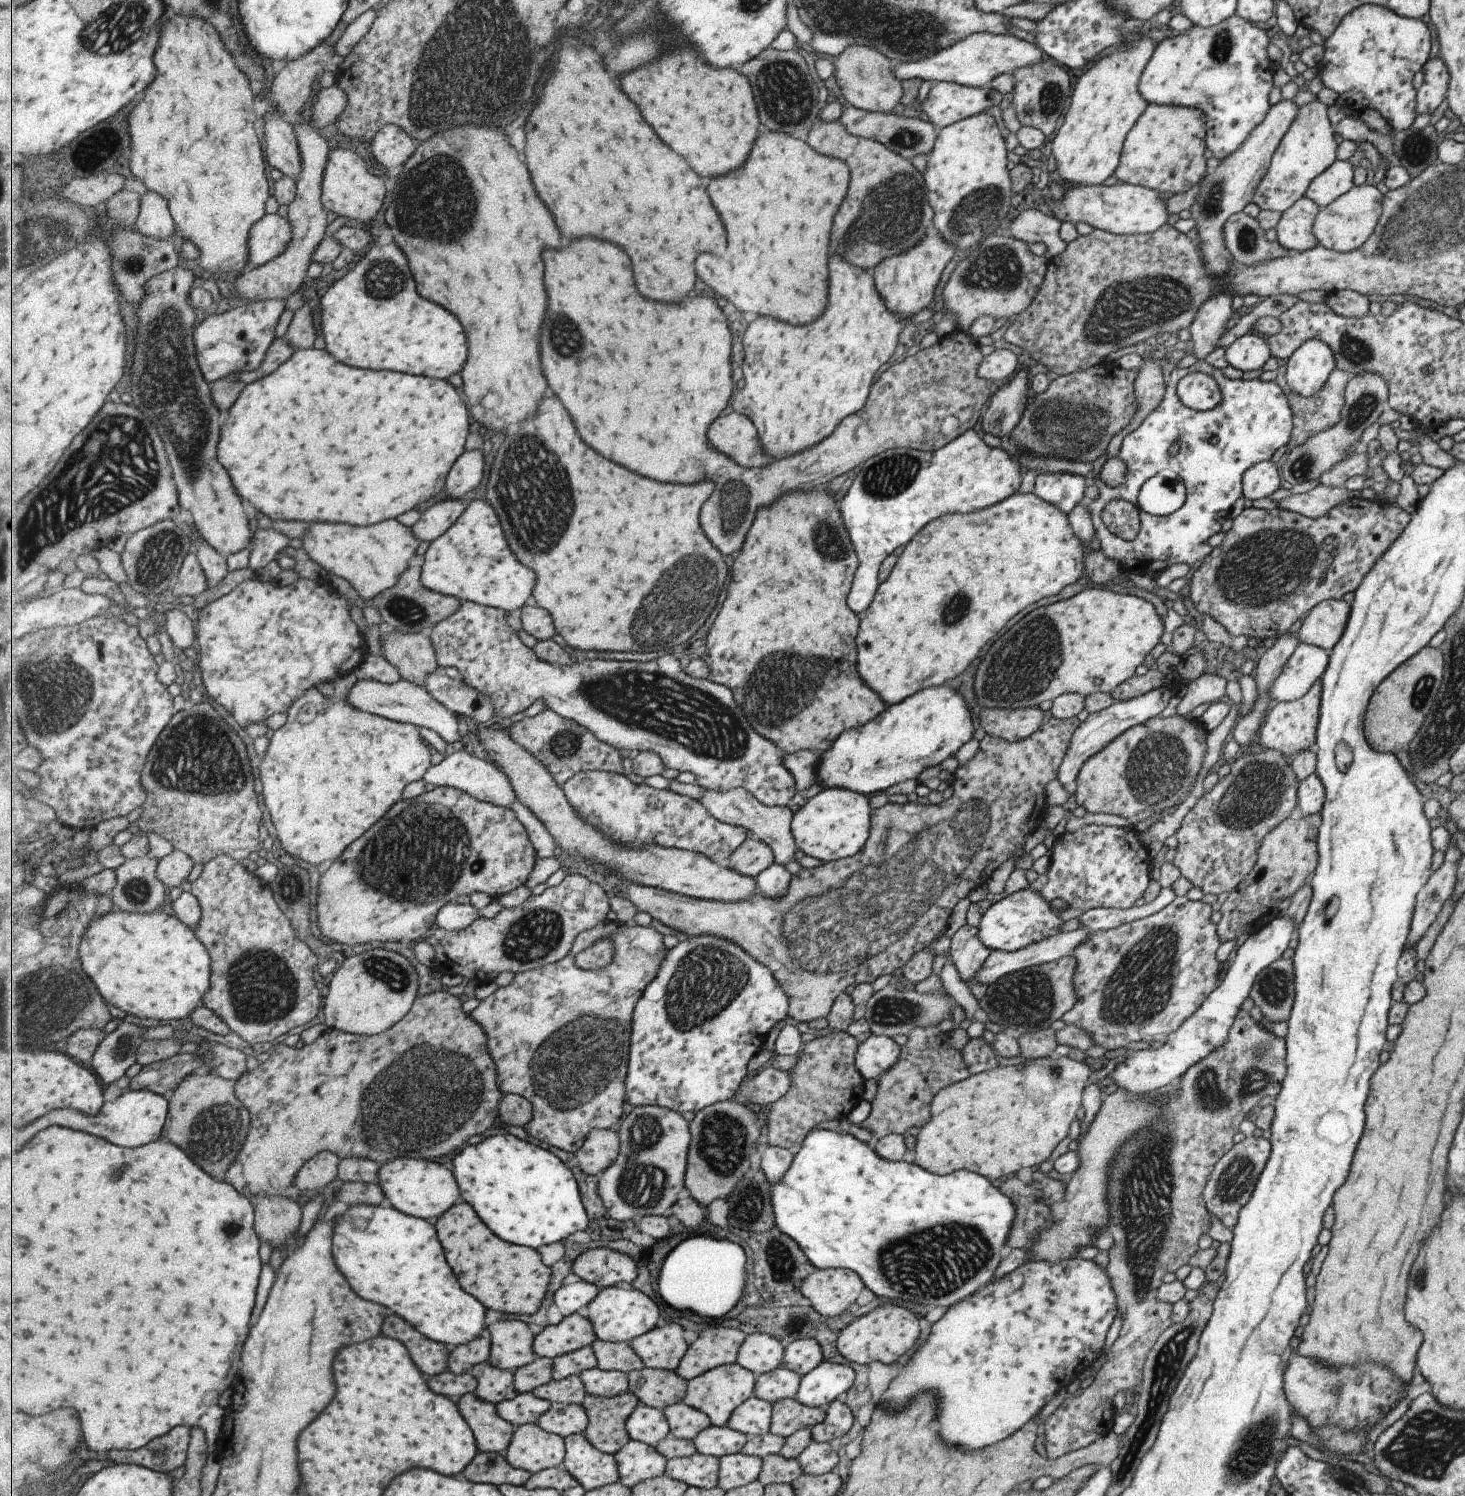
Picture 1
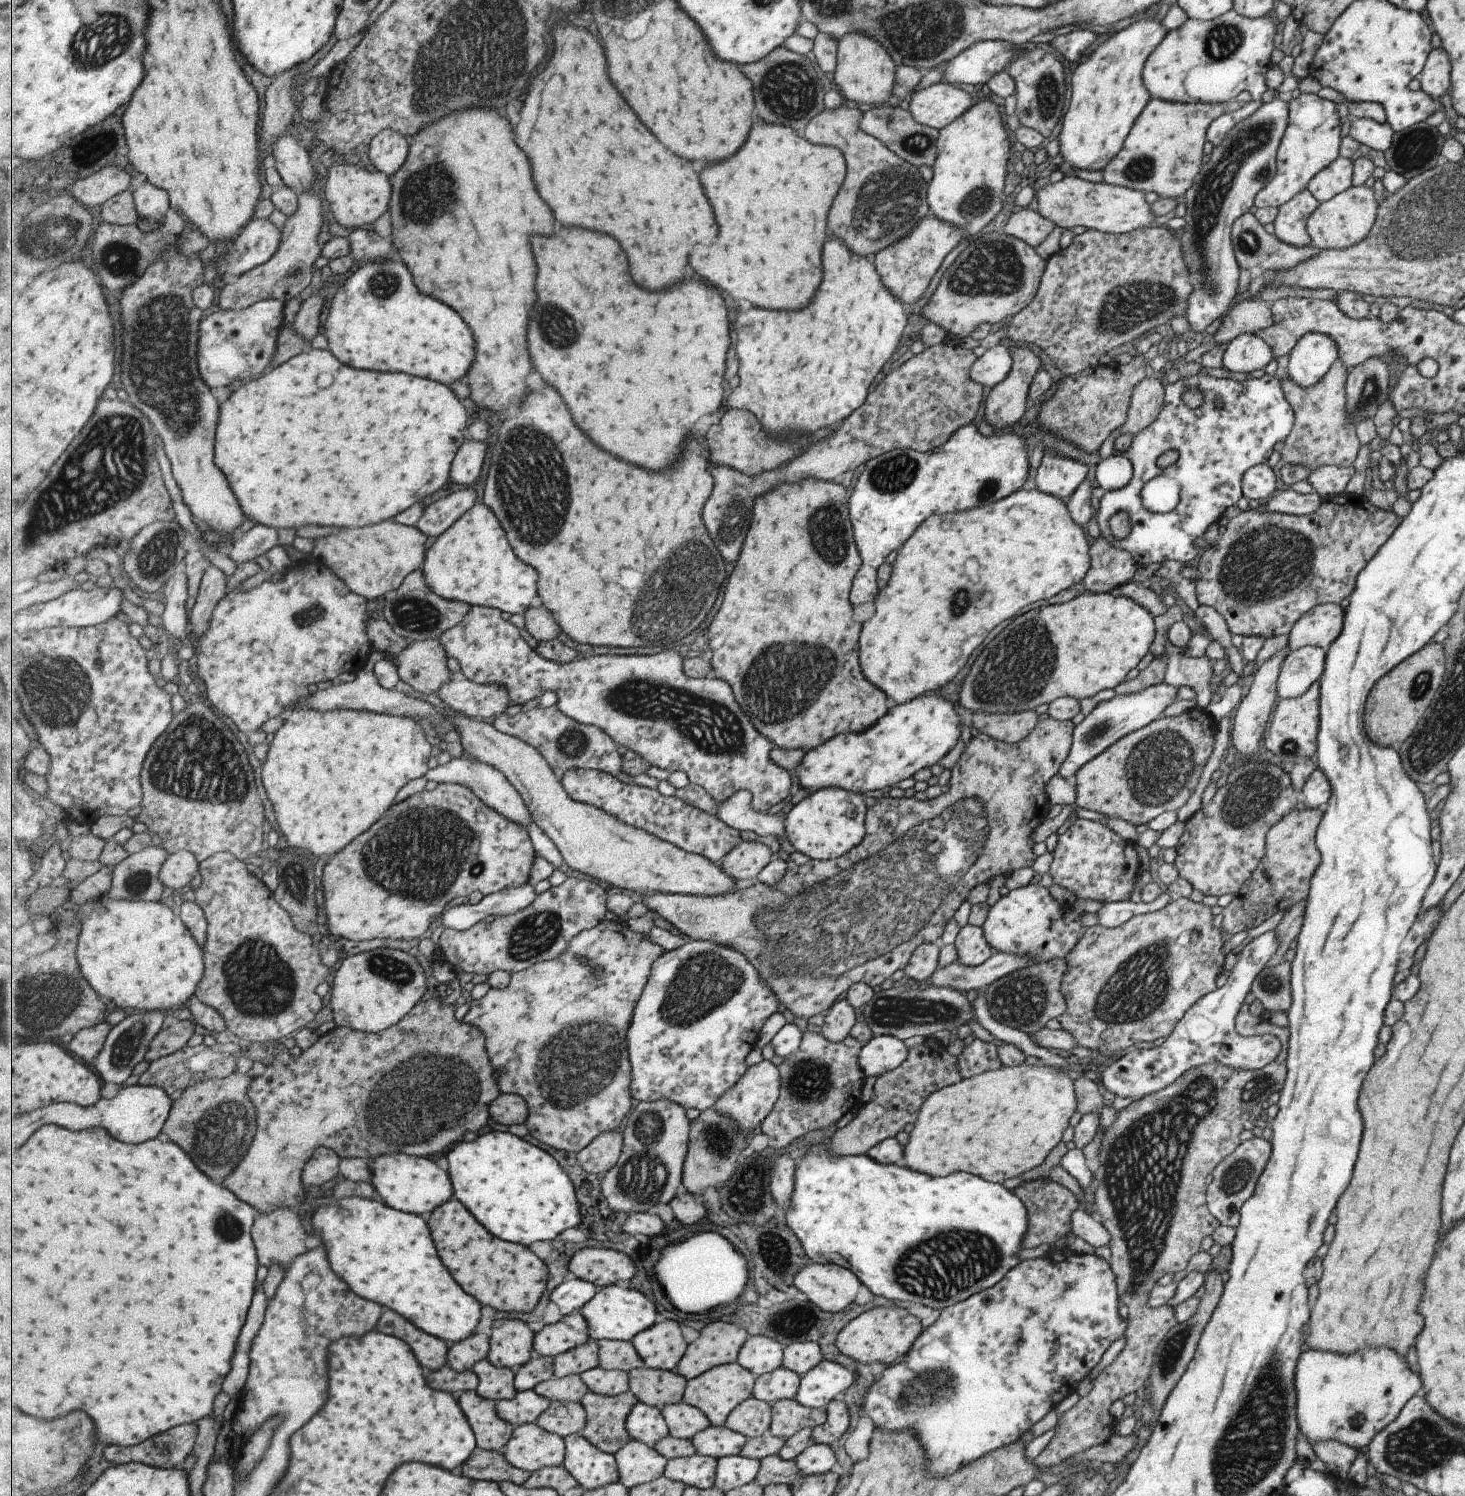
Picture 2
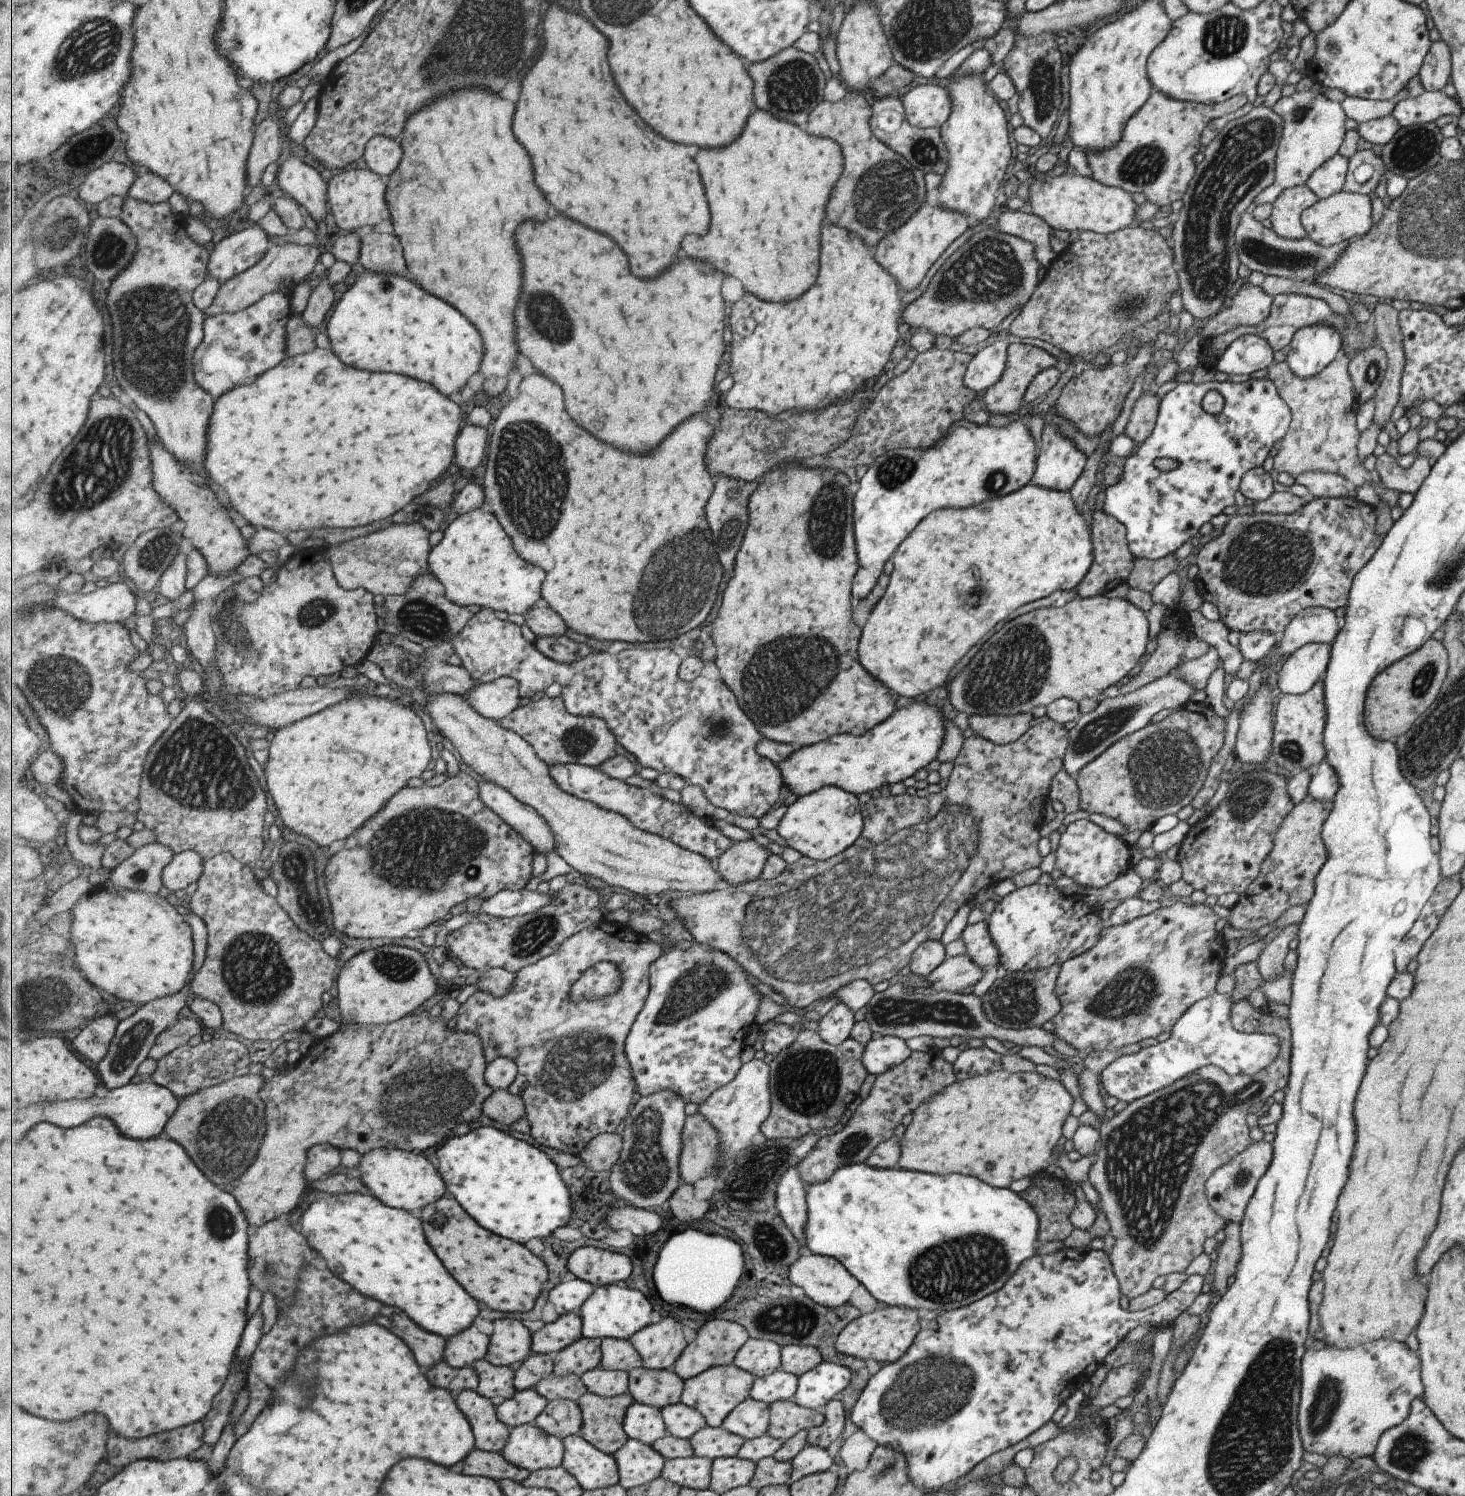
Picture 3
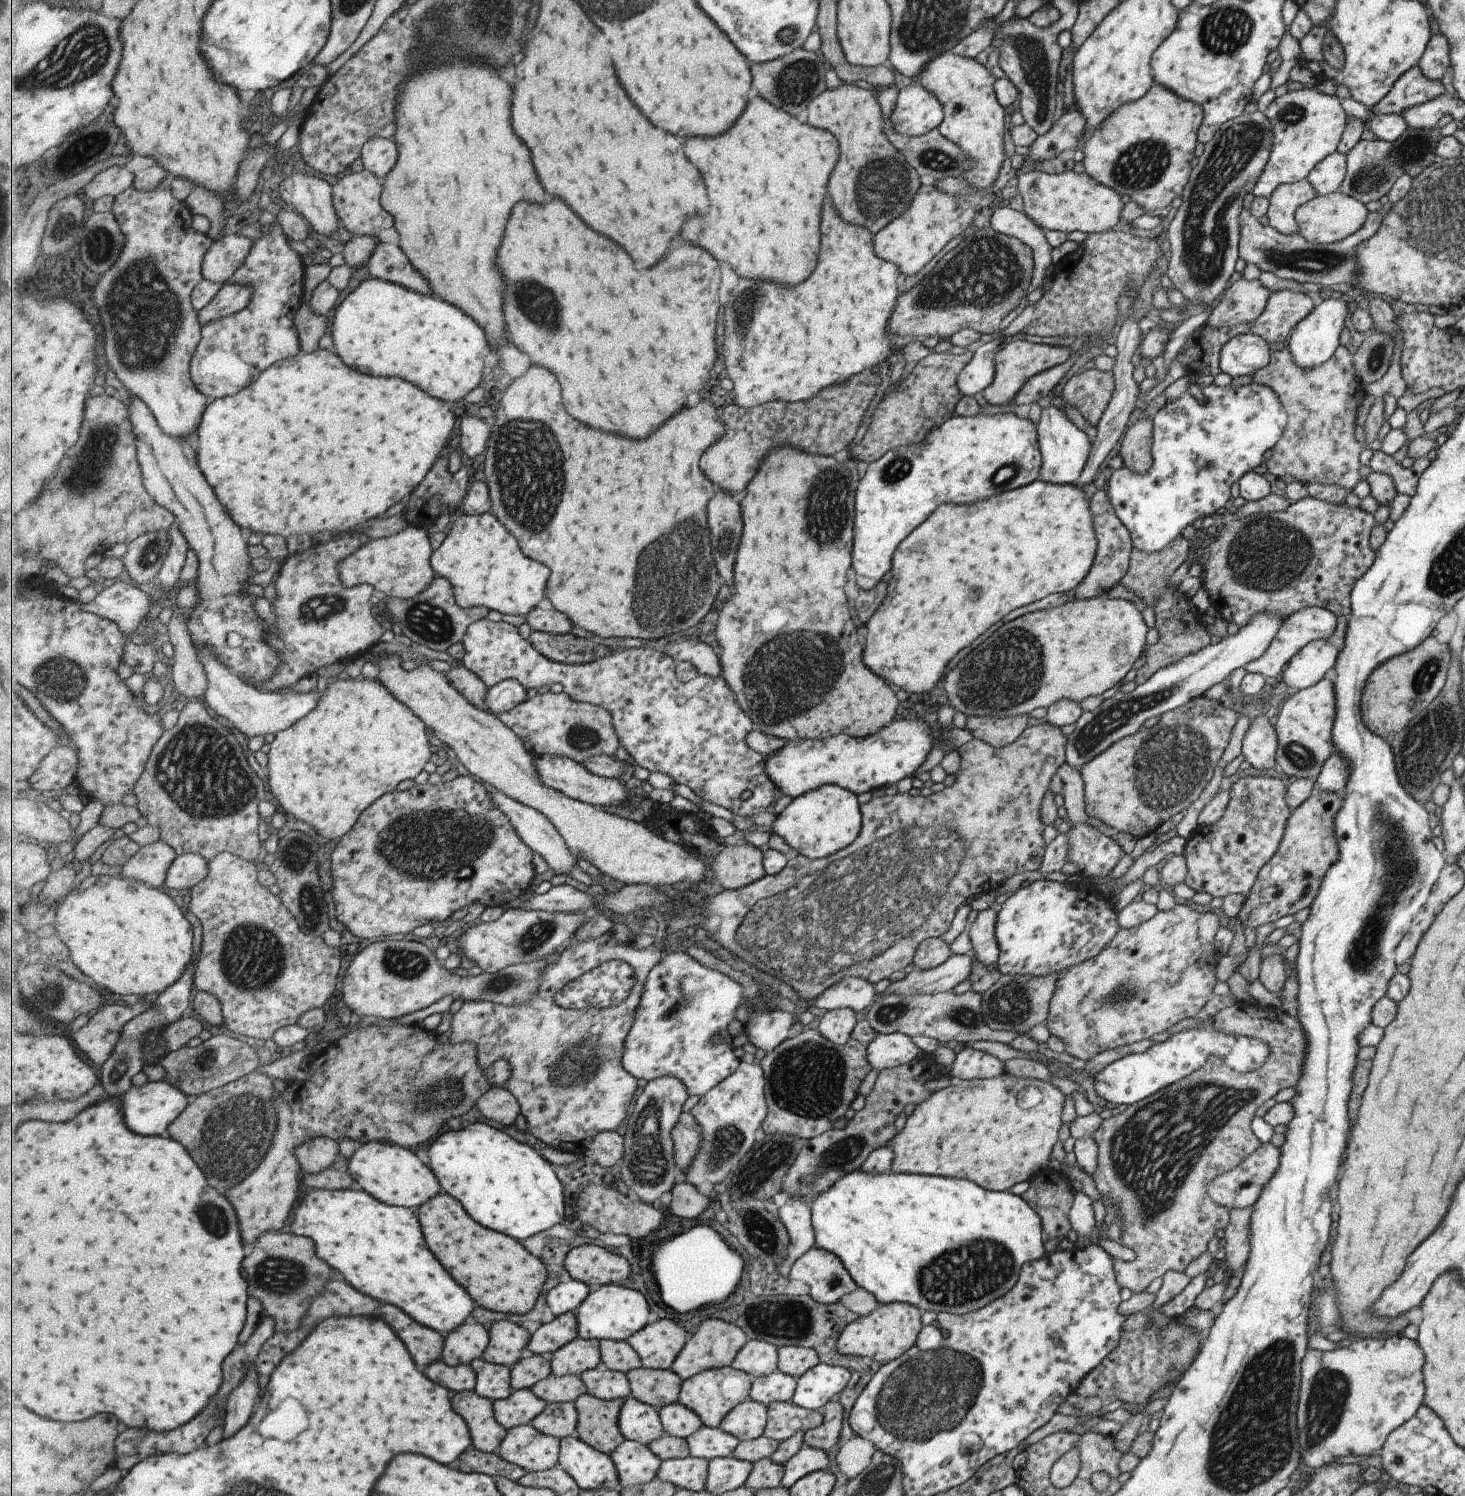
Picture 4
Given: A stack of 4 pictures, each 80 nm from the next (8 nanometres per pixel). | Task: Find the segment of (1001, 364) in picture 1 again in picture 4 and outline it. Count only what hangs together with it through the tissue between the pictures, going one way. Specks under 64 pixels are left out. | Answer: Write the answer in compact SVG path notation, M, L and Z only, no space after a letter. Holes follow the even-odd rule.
M999 337L982 344L974 351L970 361L956 376L956 387L962 396L973 396L991 382L994 375L993 357L1009 340L1009 337Z

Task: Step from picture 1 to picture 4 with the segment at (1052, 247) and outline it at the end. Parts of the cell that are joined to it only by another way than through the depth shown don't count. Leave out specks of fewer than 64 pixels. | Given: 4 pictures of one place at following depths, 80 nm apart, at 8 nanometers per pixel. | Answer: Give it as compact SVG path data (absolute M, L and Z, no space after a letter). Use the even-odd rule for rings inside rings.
M1009 207L995 209L990 215L988 226L995 232L1020 240L1032 250L1033 280L1041 282L1045 267L1052 265L1049 258L1051 247L1043 237L1044 230L1033 224L1023 211L1011 210Z

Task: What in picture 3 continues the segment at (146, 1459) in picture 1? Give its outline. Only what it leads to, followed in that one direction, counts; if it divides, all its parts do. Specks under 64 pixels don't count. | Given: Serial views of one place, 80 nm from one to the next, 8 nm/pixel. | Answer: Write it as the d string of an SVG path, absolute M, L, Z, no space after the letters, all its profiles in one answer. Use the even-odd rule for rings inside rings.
M197 1421L181 1428L157 1434L157 1436L149 1436L149 1438L125 1438L125 1436L117 1436L113 1434L109 1438L109 1463L115 1468L123 1470L130 1464L141 1459L180 1459L191 1456L195 1450L199 1450L203 1446L206 1437L206 1428L203 1421Z

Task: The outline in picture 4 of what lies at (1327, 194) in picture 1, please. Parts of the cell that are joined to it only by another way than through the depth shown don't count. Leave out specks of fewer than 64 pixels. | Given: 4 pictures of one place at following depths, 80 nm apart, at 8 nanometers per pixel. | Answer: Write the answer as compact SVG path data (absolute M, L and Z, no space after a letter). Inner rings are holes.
M1333 151L1317 162L1306 179L1317 195L1326 195L1338 190L1346 171L1346 156Z

